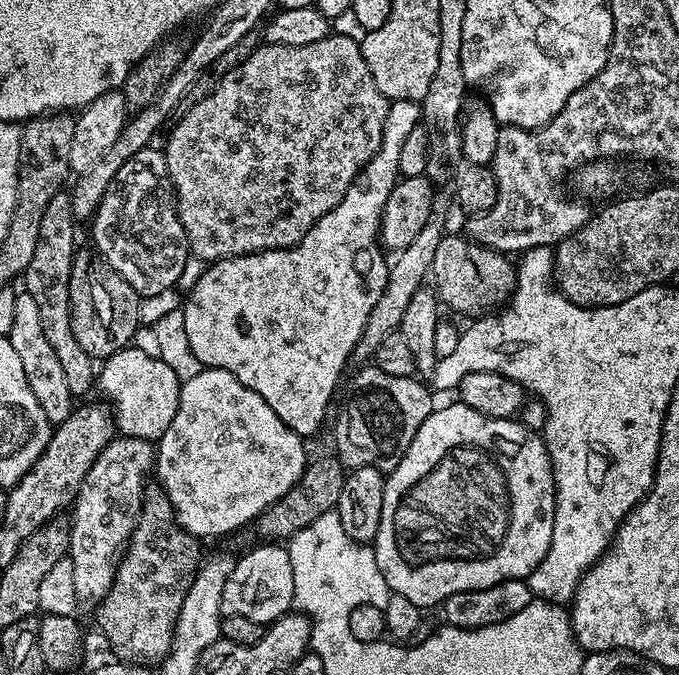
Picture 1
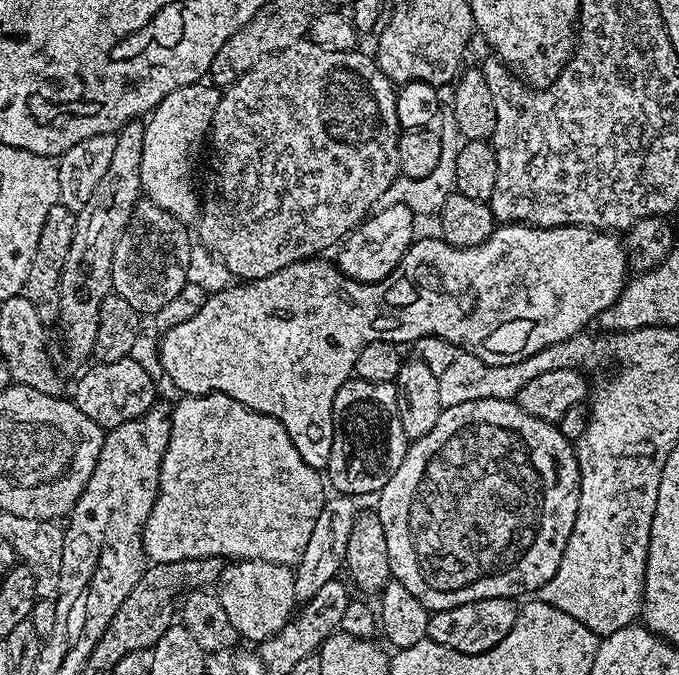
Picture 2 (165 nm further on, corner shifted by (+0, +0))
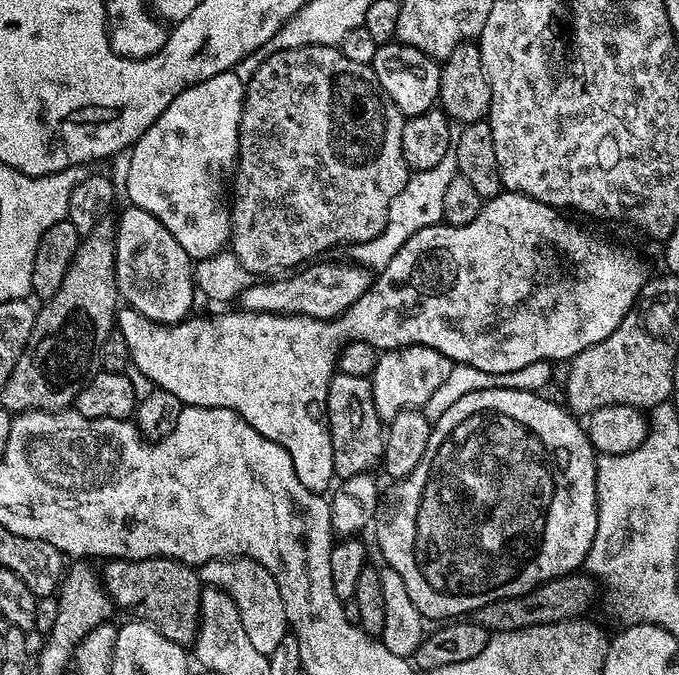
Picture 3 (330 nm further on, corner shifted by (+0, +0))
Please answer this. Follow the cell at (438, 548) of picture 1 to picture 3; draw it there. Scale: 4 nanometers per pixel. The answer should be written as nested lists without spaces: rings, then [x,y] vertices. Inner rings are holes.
[[[491,388],[466,394],[442,414],[432,425],[430,446],[422,454],[422,462],[414,466],[410,475],[402,481],[393,483],[392,489],[383,493],[380,507],[374,517],[376,544],[384,555],[383,563],[393,568],[406,582],[406,591],[414,606],[425,618],[432,622],[444,622],[449,618],[460,618],[475,613],[476,609],[494,602],[498,598],[510,598],[526,594],[547,580],[556,576],[567,576],[577,571],[587,561],[588,551],[598,530],[598,506],[596,505],[596,462],[598,453],[592,449],[585,425],[580,424],[575,415],[563,403],[555,404],[547,400],[539,391],[527,392],[521,388]]]

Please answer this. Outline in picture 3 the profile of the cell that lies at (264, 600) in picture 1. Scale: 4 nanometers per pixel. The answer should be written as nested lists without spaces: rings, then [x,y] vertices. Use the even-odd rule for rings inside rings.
[[[221,558],[211,560],[199,565],[198,575],[205,585],[213,588],[221,588],[238,606],[242,614],[242,626],[246,626],[246,635],[250,637],[250,643],[258,649],[258,654],[268,657],[274,650],[278,650],[278,642],[282,642],[284,636],[289,635],[290,629],[286,618],[286,606],[282,602],[282,594],[278,590],[278,582],[274,582],[271,574],[263,568],[257,560],[247,558]]]

